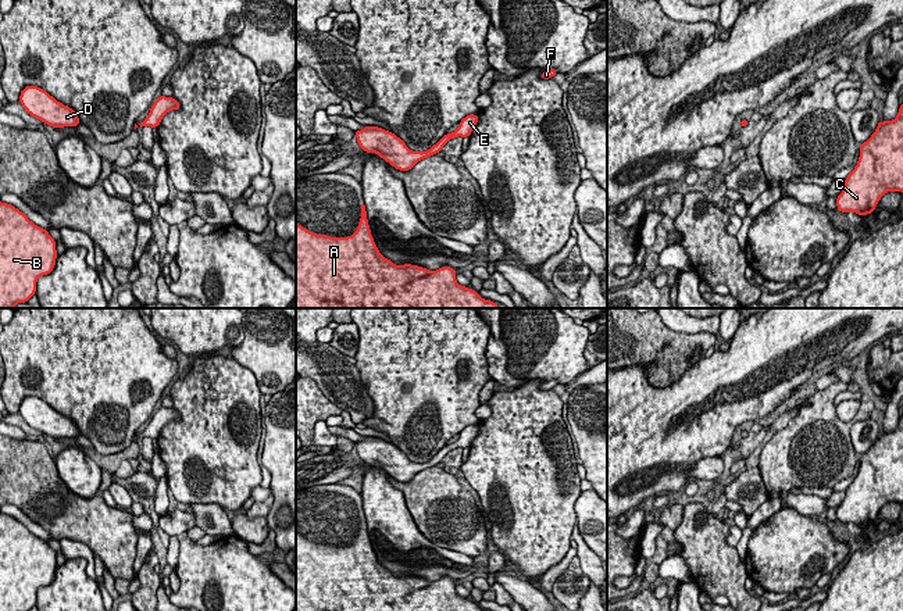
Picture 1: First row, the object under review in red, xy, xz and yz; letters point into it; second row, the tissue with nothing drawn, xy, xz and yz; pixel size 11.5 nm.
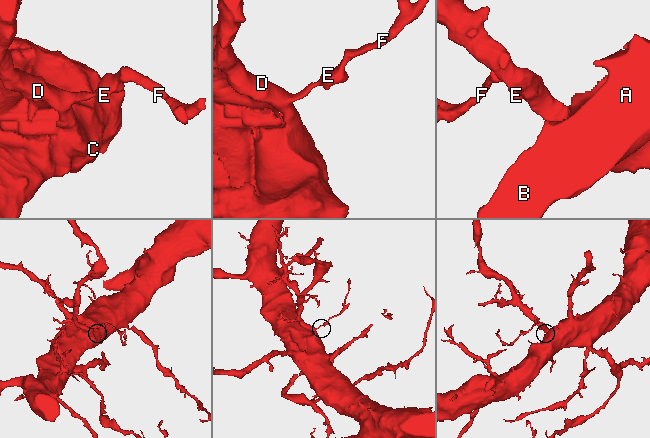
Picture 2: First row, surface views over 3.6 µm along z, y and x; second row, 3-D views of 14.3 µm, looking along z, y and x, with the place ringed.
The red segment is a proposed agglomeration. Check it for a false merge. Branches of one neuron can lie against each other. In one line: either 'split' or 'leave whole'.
leave whole

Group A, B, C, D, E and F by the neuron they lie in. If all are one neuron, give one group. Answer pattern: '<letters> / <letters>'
A B C D E F

